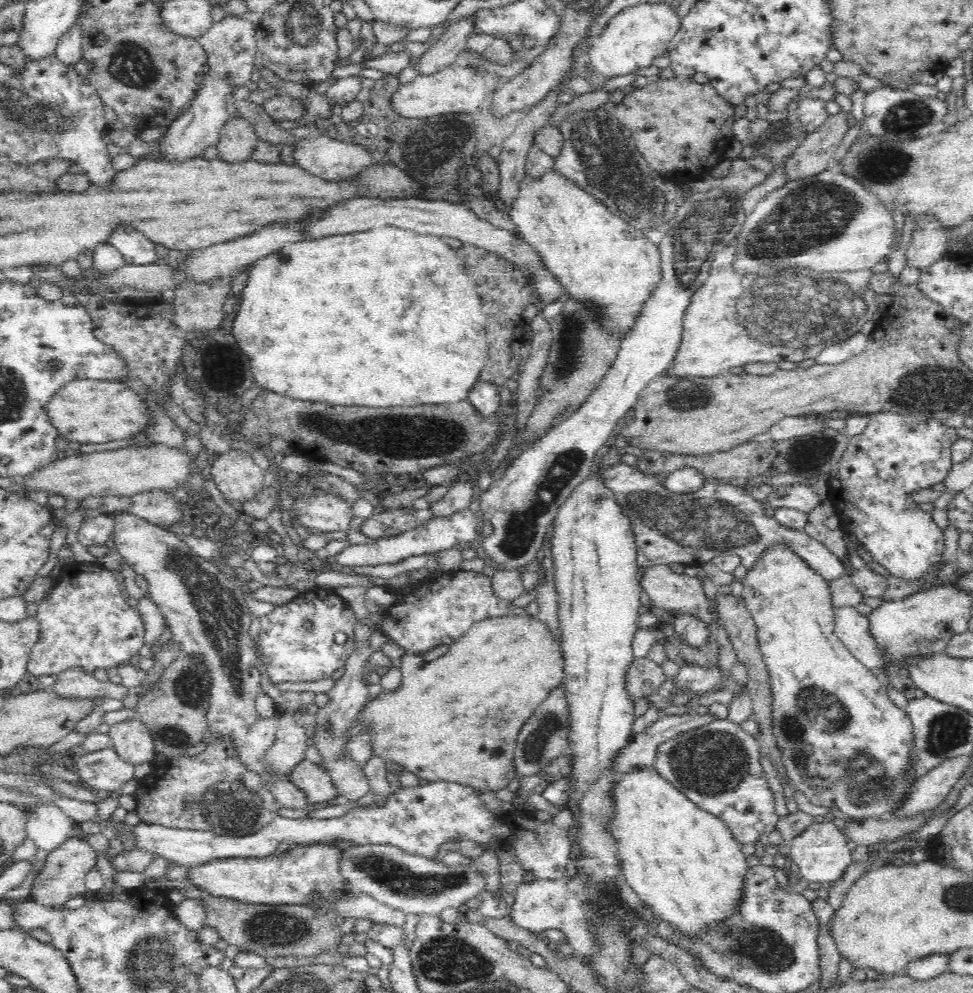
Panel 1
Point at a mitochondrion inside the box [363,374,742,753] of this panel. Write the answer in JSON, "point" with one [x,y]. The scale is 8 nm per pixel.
{"point":[522,520]}

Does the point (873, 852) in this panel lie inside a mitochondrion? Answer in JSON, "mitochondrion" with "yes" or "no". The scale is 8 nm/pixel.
{"mitochondrion":"no"}

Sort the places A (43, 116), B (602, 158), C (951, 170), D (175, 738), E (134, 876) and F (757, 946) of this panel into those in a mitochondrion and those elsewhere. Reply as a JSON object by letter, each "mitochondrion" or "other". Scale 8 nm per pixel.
{"A":"mitochondrion","B":"mitochondrion","C":"other","D":"mitochondrion","E":"other","F":"mitochondrion"}

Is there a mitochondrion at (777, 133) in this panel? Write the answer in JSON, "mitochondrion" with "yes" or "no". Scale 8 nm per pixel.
{"mitochondrion":"yes"}

